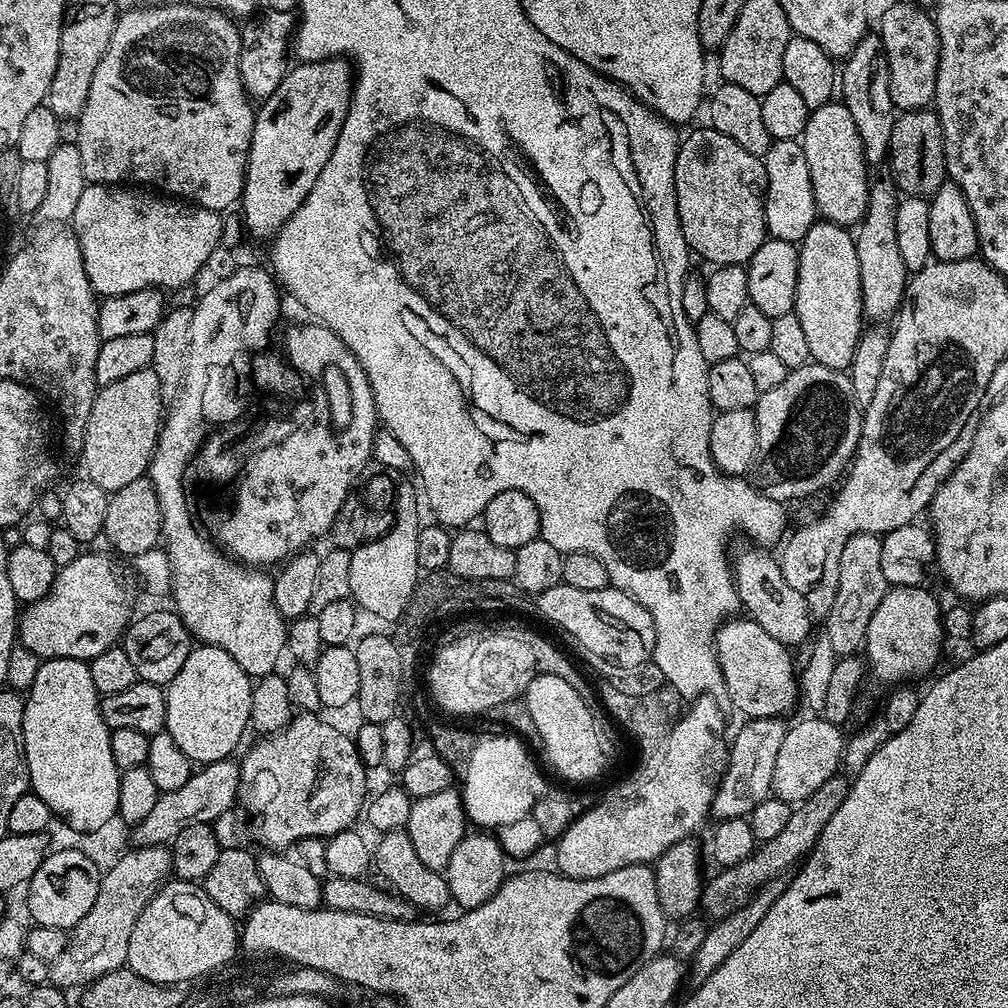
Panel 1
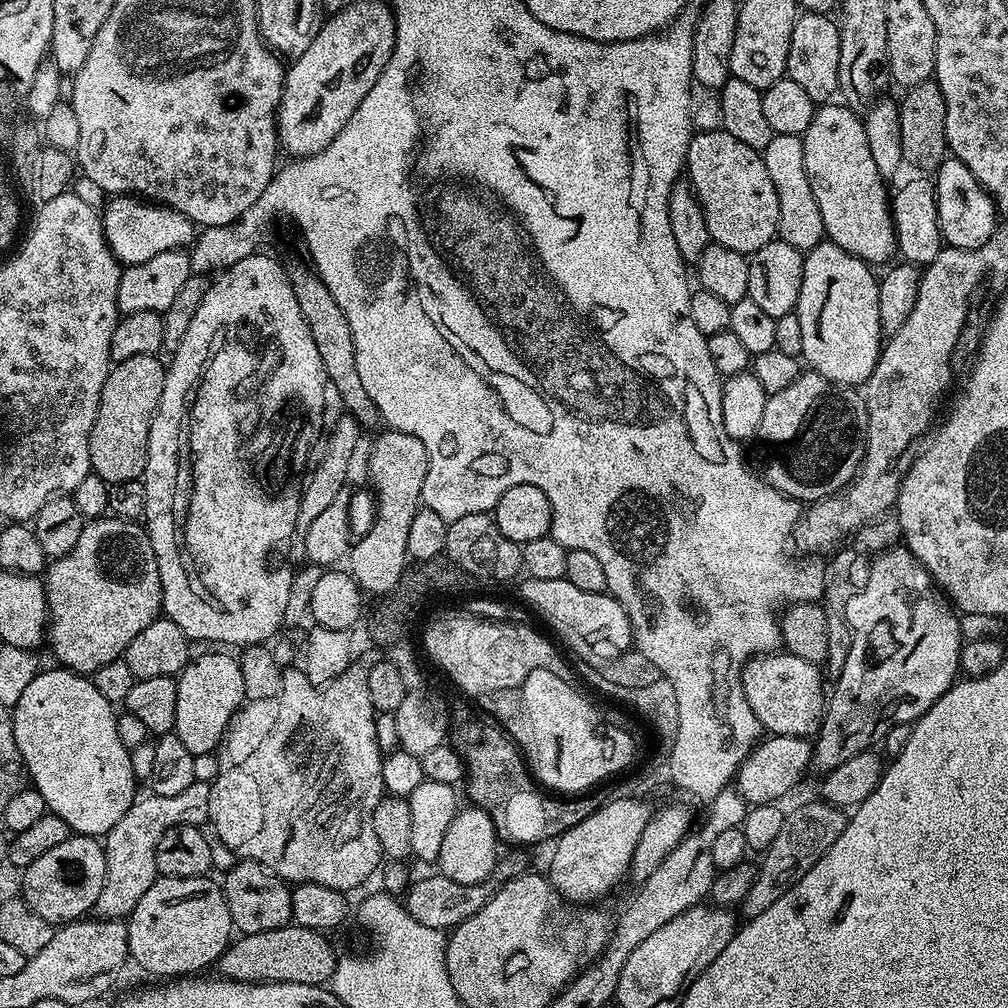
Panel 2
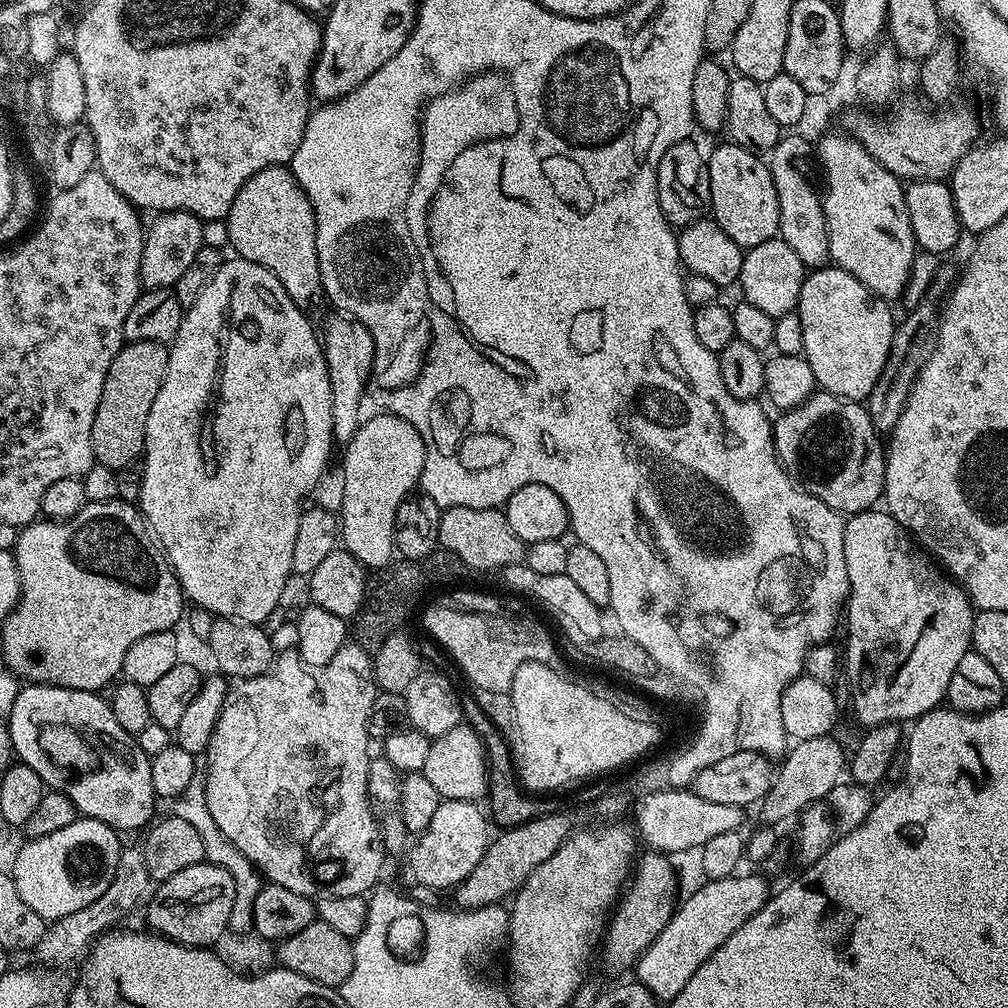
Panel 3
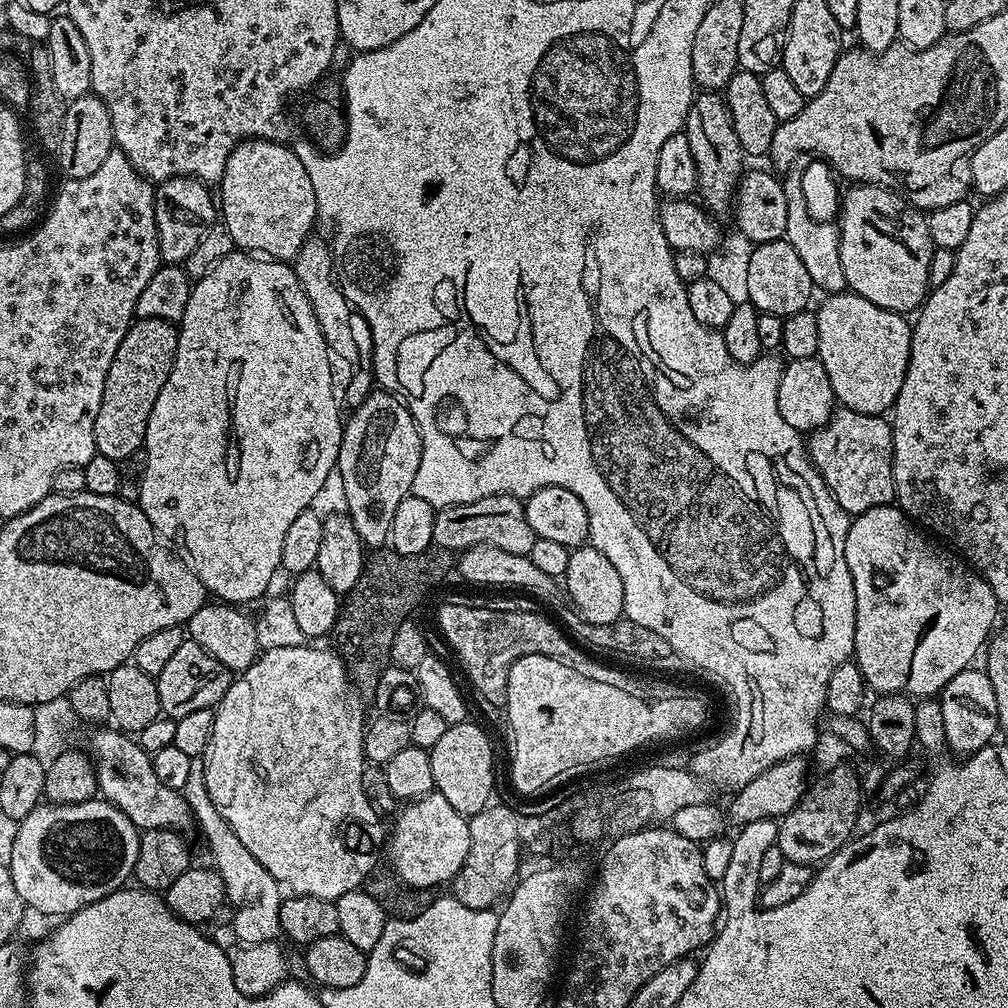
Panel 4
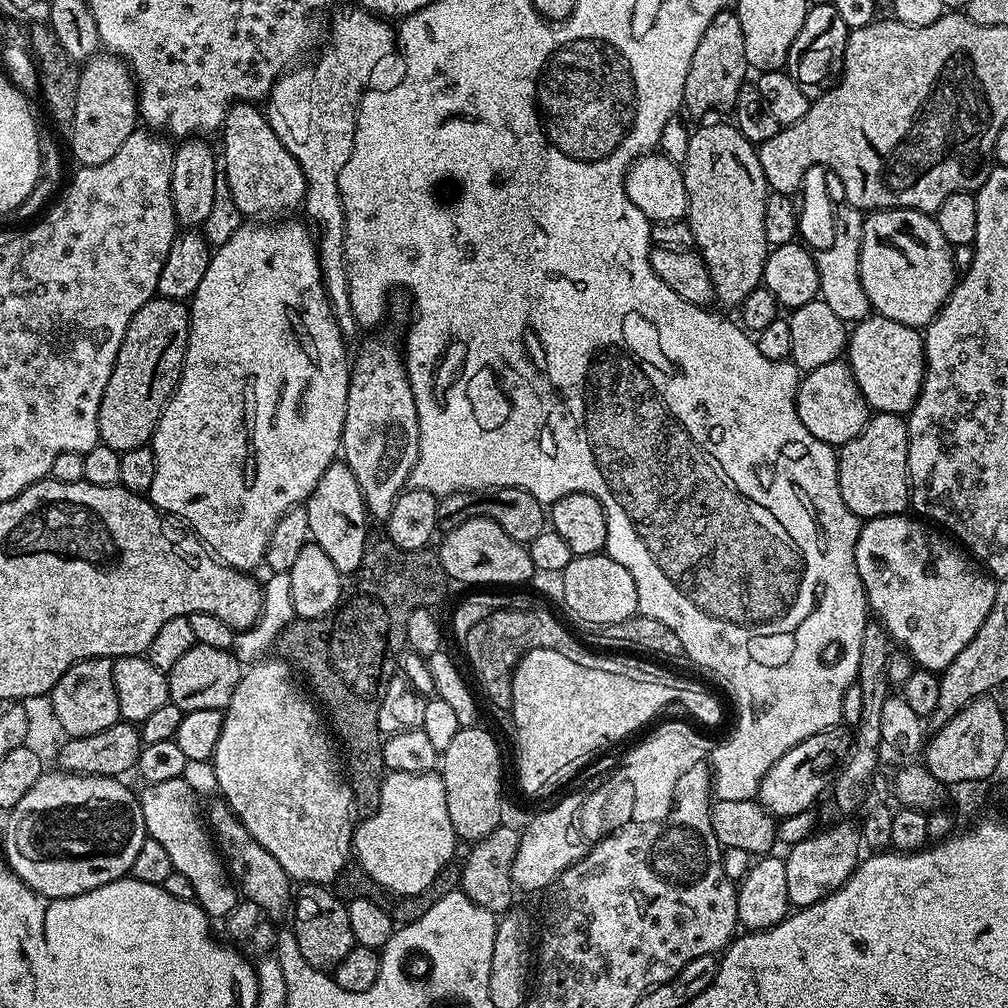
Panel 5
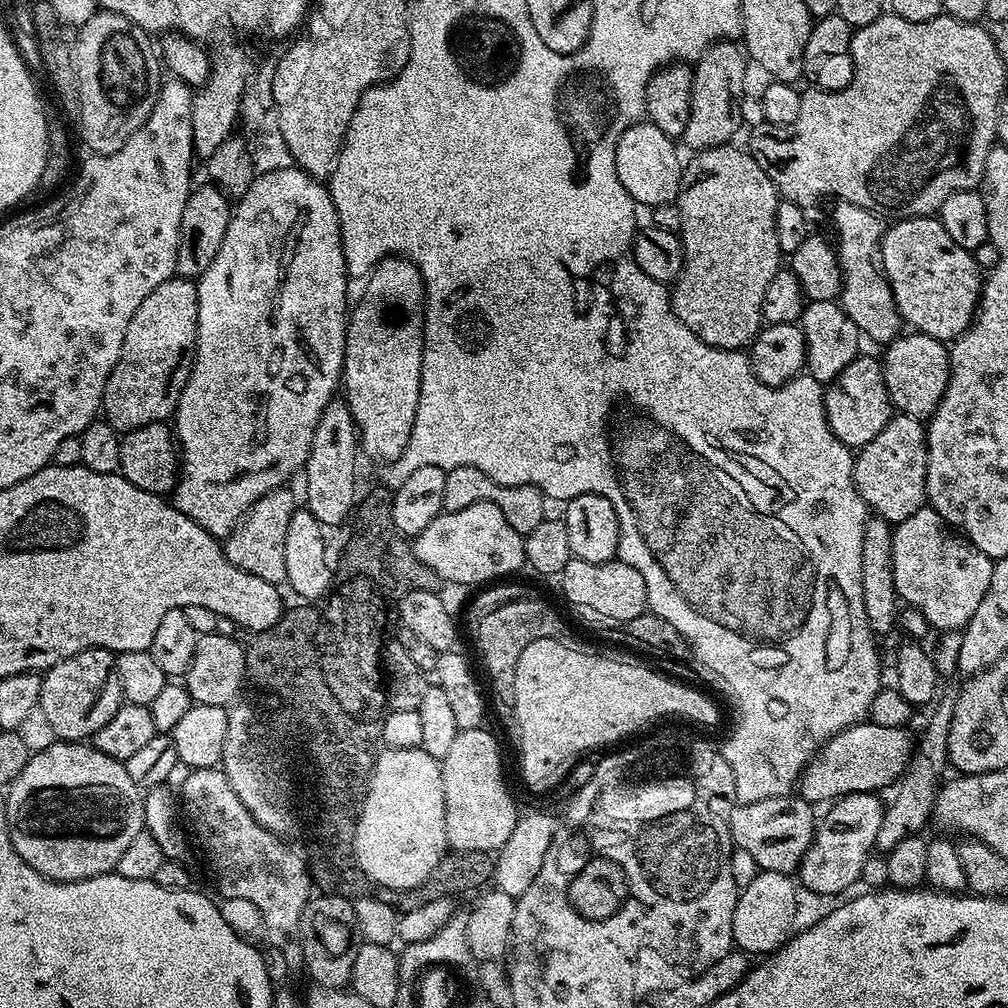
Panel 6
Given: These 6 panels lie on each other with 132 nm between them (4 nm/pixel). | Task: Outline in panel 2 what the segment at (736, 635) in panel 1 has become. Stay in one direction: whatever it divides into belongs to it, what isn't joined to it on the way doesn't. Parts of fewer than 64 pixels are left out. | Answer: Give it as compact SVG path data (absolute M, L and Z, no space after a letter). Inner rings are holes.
M785 650L757 654L744 661L740 685L746 702L750 702L750 710L754 710L754 718L758 718L765 733L808 738L819 729L824 718L826 680L815 663Z

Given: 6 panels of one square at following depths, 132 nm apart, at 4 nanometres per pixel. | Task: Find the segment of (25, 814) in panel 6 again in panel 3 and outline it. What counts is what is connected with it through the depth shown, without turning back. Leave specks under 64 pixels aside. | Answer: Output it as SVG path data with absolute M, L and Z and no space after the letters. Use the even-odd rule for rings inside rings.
M89 816L77 818L70 826L54 830L54 834L25 839L10 867L22 902L46 922L61 920L66 914L82 910L82 906L90 906L90 902L98 902L106 886L114 882L122 851L120 839L122 836L117 829Z

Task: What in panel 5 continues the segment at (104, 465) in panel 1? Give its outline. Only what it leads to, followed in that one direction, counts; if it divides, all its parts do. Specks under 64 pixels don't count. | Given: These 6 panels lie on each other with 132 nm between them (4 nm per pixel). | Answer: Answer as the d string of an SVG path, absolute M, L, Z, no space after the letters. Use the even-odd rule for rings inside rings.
M159 294L147 300L138 310L138 314L130 318L130 326L126 326L126 334L122 338L122 346L114 362L114 370L110 370L110 382L106 382L106 390L102 390L102 402L98 406L100 443L110 446L110 450L122 453L145 447L151 441L158 426L158 418L180 380L188 345L189 319L190 308L187 303L171 300Z

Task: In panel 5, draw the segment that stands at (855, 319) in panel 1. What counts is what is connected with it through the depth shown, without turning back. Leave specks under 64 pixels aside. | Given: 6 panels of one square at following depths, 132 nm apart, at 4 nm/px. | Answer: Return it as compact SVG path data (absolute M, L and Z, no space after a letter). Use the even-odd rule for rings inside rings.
M869 314L851 329L846 359L869 409L897 414L912 411L924 381L924 338L921 329L894 322L885 316Z

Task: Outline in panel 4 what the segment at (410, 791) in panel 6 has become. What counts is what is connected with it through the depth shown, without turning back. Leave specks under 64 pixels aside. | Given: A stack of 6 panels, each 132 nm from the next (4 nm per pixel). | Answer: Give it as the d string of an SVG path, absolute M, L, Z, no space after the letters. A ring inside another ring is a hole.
M435 790L418 800L405 803L395 817L396 829L391 829L386 852L392 855L391 871L412 888L435 889L436 884L452 882L463 868L470 849L468 820L442 794Z

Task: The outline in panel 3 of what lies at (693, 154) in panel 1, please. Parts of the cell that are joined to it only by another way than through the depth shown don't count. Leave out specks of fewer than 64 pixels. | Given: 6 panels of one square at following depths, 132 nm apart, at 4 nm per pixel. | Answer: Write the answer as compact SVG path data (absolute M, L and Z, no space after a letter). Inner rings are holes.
M731 142L718 145L712 153L709 151L706 159L710 174L711 219L745 250L777 239L780 231L778 190L774 190L774 178L767 163L757 153Z

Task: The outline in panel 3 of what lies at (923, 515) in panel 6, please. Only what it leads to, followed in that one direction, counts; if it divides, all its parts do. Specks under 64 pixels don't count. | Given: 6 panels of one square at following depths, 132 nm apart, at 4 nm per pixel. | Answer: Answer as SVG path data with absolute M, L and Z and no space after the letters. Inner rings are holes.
M886 510L858 512L849 515L845 519L844 557L846 558L846 574L848 575L848 599L846 601L846 624L848 620L848 671L846 671L846 677L848 679L849 694L852 695L851 715L856 715L857 722L864 724L863 727L865 729L875 728L877 724L905 722L904 720L916 722L920 717L927 714L927 712L931 712L933 708L941 707L942 701L947 694L947 687L950 686L950 678L953 677L958 662L970 650L974 605L968 599L967 594L964 593L964 589L951 576L941 571L925 555L921 545Z

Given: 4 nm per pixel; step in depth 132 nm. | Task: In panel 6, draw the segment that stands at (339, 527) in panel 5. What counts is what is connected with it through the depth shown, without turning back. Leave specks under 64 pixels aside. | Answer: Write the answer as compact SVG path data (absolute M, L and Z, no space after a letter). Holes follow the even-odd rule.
M334 398L322 410L318 426L314 430L314 442L310 448L308 461L302 469L304 476L304 496L309 512L325 526L340 524L344 516L351 517L358 503L356 496L356 452L358 456L358 429L348 401Z

